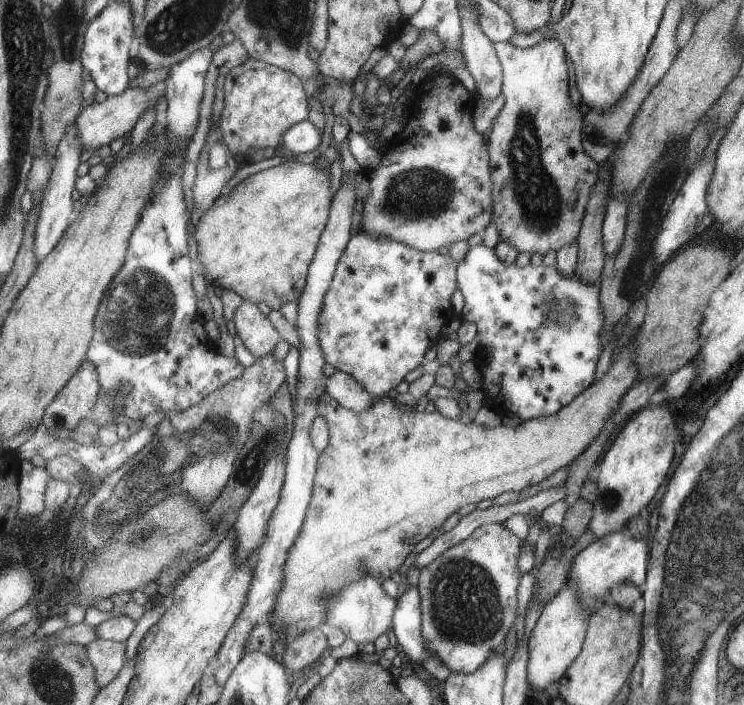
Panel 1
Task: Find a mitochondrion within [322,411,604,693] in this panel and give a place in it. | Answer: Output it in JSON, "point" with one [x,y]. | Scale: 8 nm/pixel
{"point":[466,607]}

